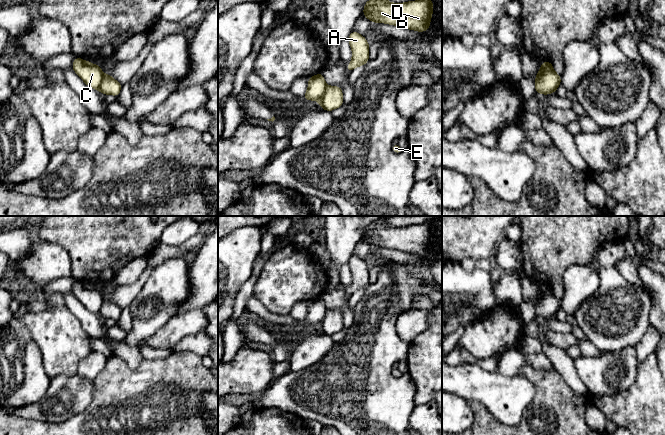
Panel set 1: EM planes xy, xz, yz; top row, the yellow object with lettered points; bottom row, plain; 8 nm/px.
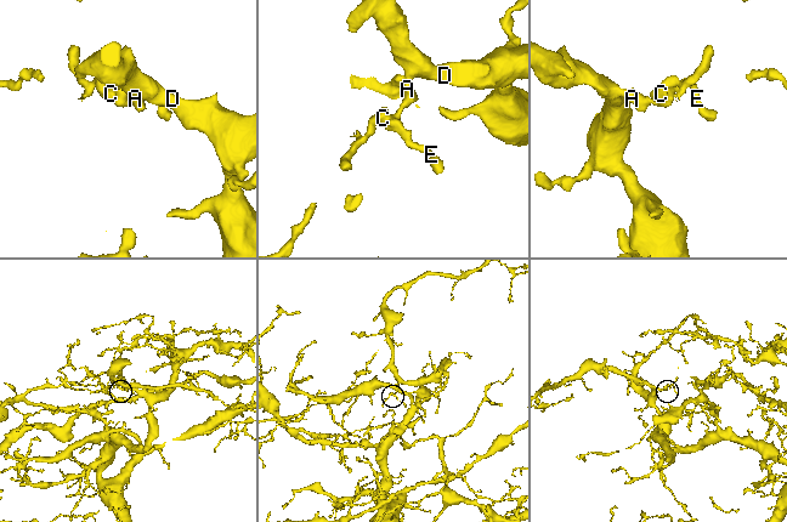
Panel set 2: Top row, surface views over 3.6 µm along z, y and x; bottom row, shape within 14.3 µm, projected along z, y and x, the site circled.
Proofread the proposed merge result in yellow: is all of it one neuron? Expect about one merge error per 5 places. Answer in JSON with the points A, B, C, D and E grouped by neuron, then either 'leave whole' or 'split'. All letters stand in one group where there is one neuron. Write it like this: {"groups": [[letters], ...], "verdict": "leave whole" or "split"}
{"groups": [["A", "B", "D", "E"], ["C"]], "verdict": "split"}

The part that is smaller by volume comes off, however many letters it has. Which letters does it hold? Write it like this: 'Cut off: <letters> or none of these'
Cut off: C

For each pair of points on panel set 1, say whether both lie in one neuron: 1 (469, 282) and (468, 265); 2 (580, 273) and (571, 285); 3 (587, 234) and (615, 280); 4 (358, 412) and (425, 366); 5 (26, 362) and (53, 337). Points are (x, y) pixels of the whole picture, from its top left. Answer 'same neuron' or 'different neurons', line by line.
1: different neurons
2: same neuron
3: different neurons
4: different neurons
5: different neurons

